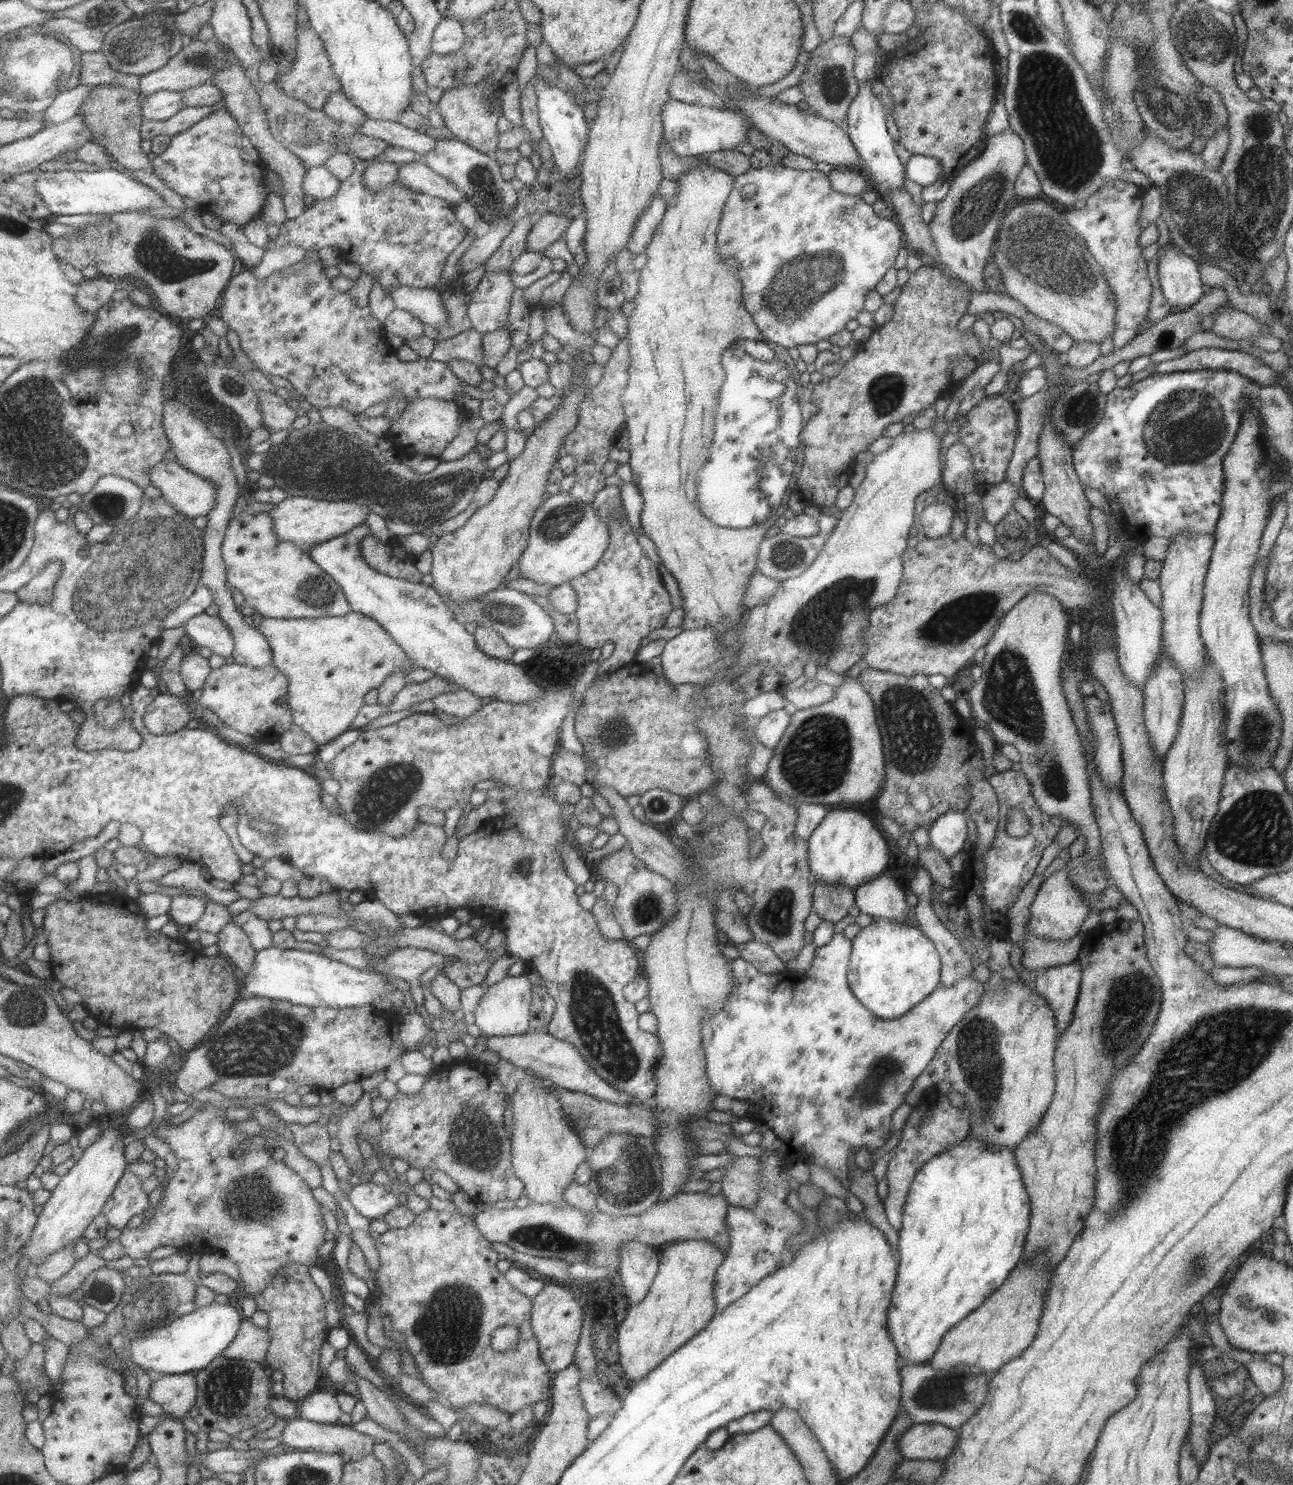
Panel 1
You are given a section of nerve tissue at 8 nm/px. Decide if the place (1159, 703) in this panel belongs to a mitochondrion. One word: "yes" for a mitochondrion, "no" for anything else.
no

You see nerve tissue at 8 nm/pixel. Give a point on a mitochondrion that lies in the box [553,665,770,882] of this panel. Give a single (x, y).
(612, 734)

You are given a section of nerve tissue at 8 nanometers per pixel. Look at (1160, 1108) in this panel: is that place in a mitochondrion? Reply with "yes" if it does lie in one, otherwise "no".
yes

